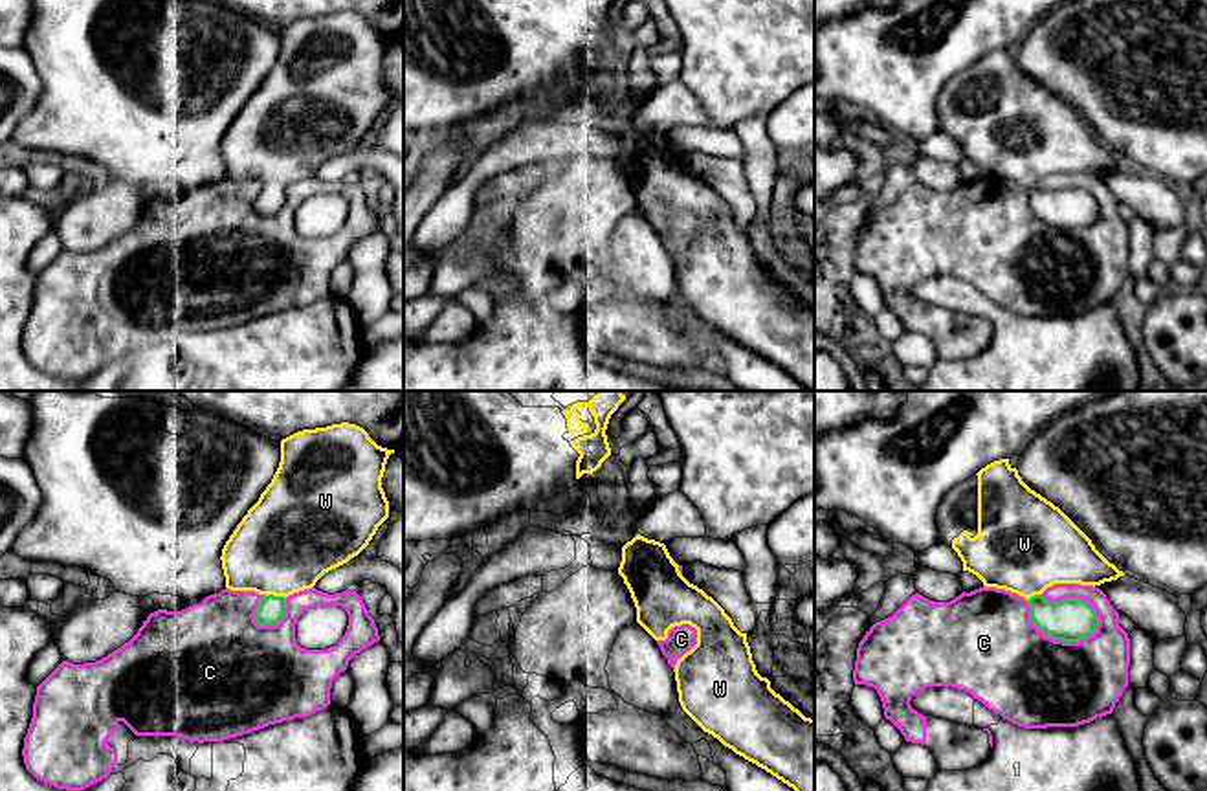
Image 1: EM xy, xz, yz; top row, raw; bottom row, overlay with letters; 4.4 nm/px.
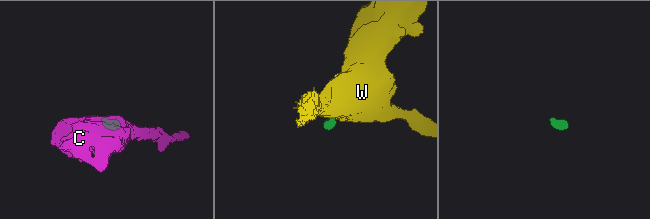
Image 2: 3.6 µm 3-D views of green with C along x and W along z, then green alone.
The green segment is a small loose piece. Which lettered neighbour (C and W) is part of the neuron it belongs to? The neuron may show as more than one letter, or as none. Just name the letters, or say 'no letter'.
W

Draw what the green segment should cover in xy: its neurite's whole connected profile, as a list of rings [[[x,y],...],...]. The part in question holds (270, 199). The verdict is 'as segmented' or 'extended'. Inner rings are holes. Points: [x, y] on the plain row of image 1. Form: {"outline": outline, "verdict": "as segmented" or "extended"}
{"outline": [[[349,11],[303,18],[281,29],[281,51],[271,72],[237,114],[220,145],[227,178],[260,184],[253,204],[259,215],[279,213],[290,184],[312,178],[325,162],[347,152],[369,134],[389,106],[382,66],[391,42],[394,39],[378,35],[363,17]]], "verdict": "extended"}

